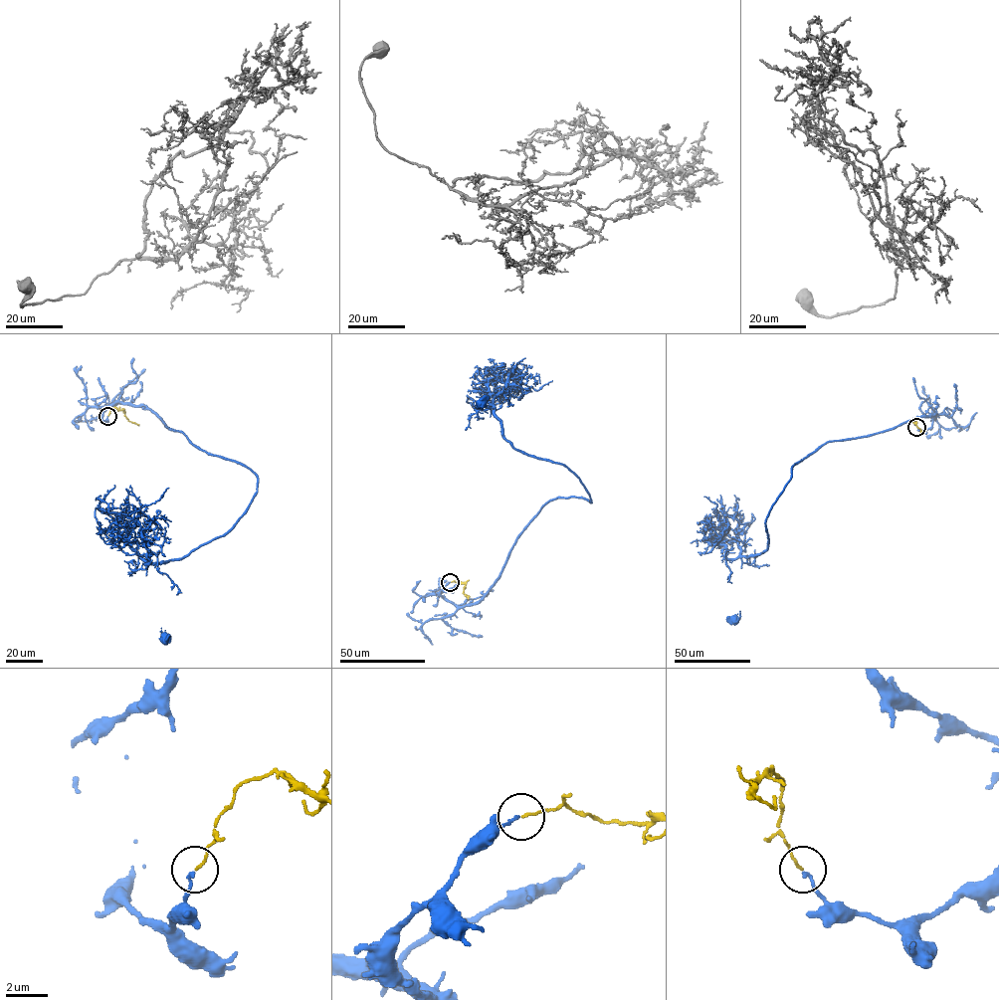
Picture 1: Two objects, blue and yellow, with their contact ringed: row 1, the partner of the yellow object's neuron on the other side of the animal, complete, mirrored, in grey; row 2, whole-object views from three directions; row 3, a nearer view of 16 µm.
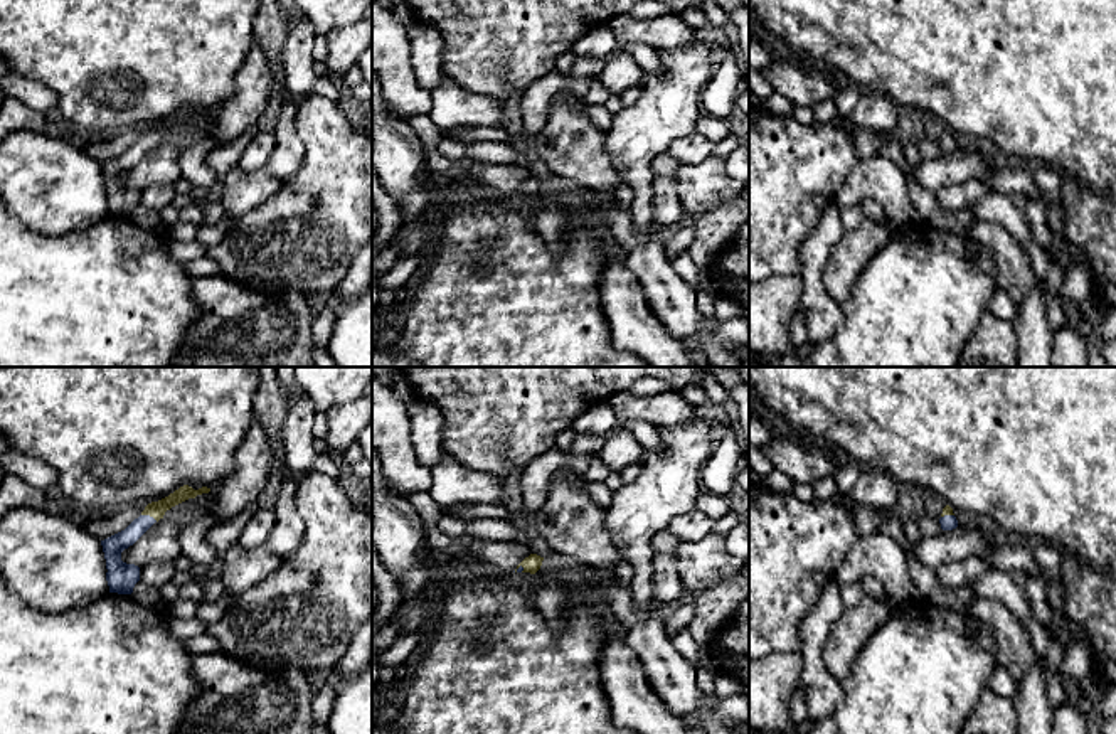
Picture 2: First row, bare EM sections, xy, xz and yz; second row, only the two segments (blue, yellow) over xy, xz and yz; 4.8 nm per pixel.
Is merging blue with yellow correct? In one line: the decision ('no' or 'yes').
no

